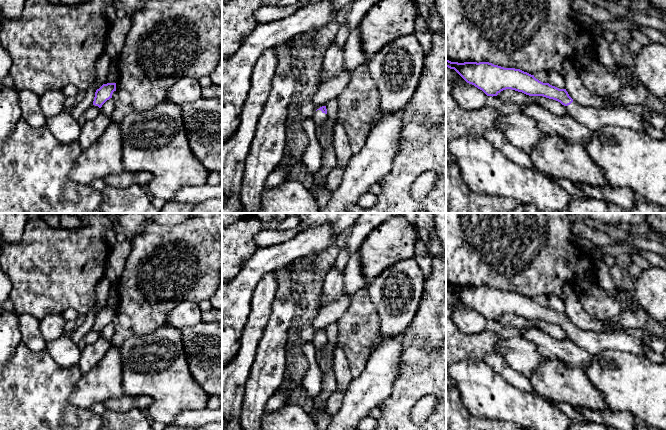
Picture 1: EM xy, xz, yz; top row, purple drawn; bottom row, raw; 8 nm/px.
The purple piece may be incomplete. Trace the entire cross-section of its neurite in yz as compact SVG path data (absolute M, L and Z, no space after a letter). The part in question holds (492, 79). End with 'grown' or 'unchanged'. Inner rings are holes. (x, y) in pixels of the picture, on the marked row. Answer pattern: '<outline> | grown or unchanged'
M446 59L446 67L454 69L467 83L482 90L487 96L497 96L506 89L522 92L529 96L543 96L556 100L564 105L577 122L585 125L592 132L605 126L616 126L620 128L630 128L638 132L646 133L644 130L643 118L631 110L624 107L586 107L573 101L566 89L559 89L549 83L543 83L536 79L534 75L515 68L504 68L489 62L451 62Z | grown

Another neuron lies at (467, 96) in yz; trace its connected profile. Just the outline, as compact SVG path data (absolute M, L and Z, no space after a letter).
M460 80L452 83L450 94L458 106L469 111L482 109L487 100L487 95L482 90Z

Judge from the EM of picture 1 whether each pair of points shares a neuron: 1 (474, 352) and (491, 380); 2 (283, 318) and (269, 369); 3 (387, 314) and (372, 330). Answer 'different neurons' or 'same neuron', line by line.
1: different neurons
2: same neuron
3: different neurons

